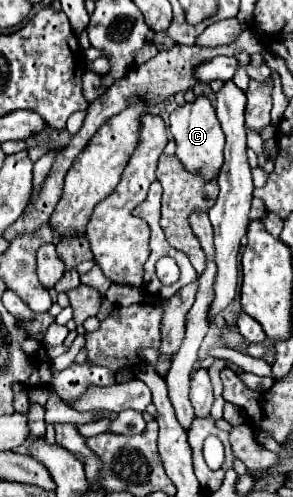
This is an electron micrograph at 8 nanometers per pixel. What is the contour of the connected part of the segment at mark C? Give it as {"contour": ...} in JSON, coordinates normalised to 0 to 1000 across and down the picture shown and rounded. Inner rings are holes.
{"contour":[[[669,195],[655,207],[614,211],[580,231],[580,268],[601,284],[601,312],[628,328],[628,336],[655,348],[683,344],[696,360],[724,360],[744,352],[765,328],[765,264],[751,260],[751,243],[737,235],[737,219],[724,215],[710,195]]]}

